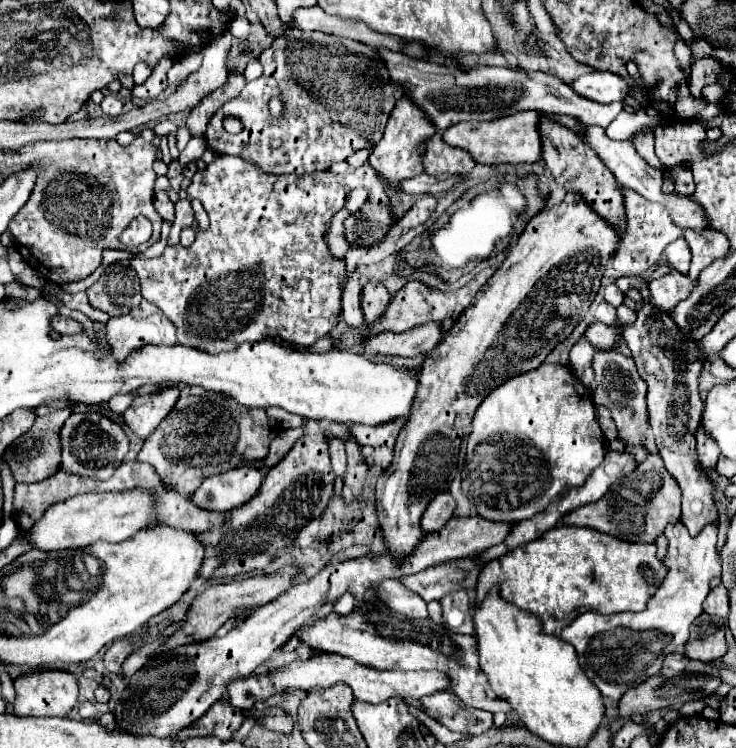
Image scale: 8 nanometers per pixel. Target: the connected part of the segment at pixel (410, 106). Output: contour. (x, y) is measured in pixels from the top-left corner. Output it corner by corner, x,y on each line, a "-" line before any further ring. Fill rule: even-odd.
403,95
389,121
387,121
387,127
385,127
385,133
383,133
383,139
375,145
371,157
369,157
369,163
377,169
379,175
383,175
391,185
395,185
395,181
403,181
405,177
415,177
417,173
423,171
423,165
421,165
421,155
425,153
423,149
423,143
433,137
437,133
437,127
433,125
433,121
429,121
429,117
425,115
425,111
421,107
417,107
407,95

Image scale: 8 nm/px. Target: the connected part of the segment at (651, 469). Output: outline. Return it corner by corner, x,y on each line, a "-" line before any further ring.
649,453
647,459
639,463
629,477
623,477
621,481
613,483
601,499
567,513
563,517
563,523
575,527
591,527
631,543
655,543
655,539
663,533
663,529
669,523
677,523
679,519
681,519
681,489
675,477
667,473
661,457

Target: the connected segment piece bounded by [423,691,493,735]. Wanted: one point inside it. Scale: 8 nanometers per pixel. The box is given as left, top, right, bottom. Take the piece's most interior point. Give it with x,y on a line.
445,707

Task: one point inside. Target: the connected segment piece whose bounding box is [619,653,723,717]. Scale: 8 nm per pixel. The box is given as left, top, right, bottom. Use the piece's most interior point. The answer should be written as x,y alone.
681,679

